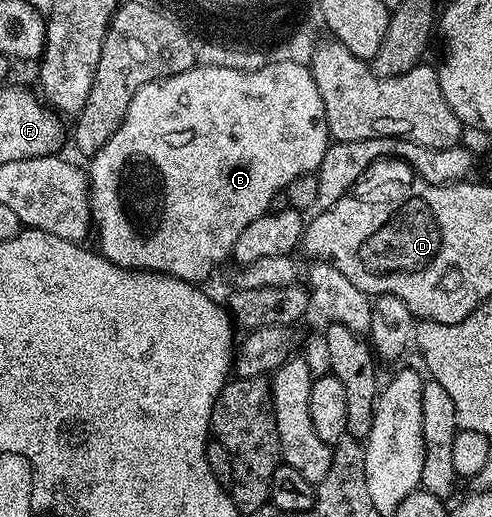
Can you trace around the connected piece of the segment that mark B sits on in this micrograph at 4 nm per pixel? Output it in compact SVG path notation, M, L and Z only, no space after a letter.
M269 60L266 61L263 68L259 68L250 74L247 72L239 72L235 68L215 68L214 66L202 66L197 64L194 65L193 69L183 72L182 74L176 74L170 78L163 78L160 79L160 81L143 84L143 88L139 88L139 92L135 92L135 96L127 108L127 116L125 120L119 124L115 136L111 136L111 140L107 140L107 144L103 144L103 148L99 148L99 152L92 155L90 162L93 163L87 166L89 189L92 191L92 221L95 223L95 236L97 232L96 249L107 260L111 260L117 266L122 266L128 270L153 270L156 274L172 274L175 278L182 278L184 282L201 284L201 281L216 268L217 262L223 261L224 258L228 259L230 255L232 255L235 240L239 240L239 235L243 232L243 228L247 228L247 224L251 224L251 220L259 220L259 216L269 213L268 205L273 196L282 193L285 187L291 184L291 180L295 180L295 176L312 174L317 171L329 145L331 145L331 139L329 137L329 129L327 128L327 112L323 108L323 96L319 96L319 88L315 88L313 73L309 71L308 65L303 63L274 62Z

